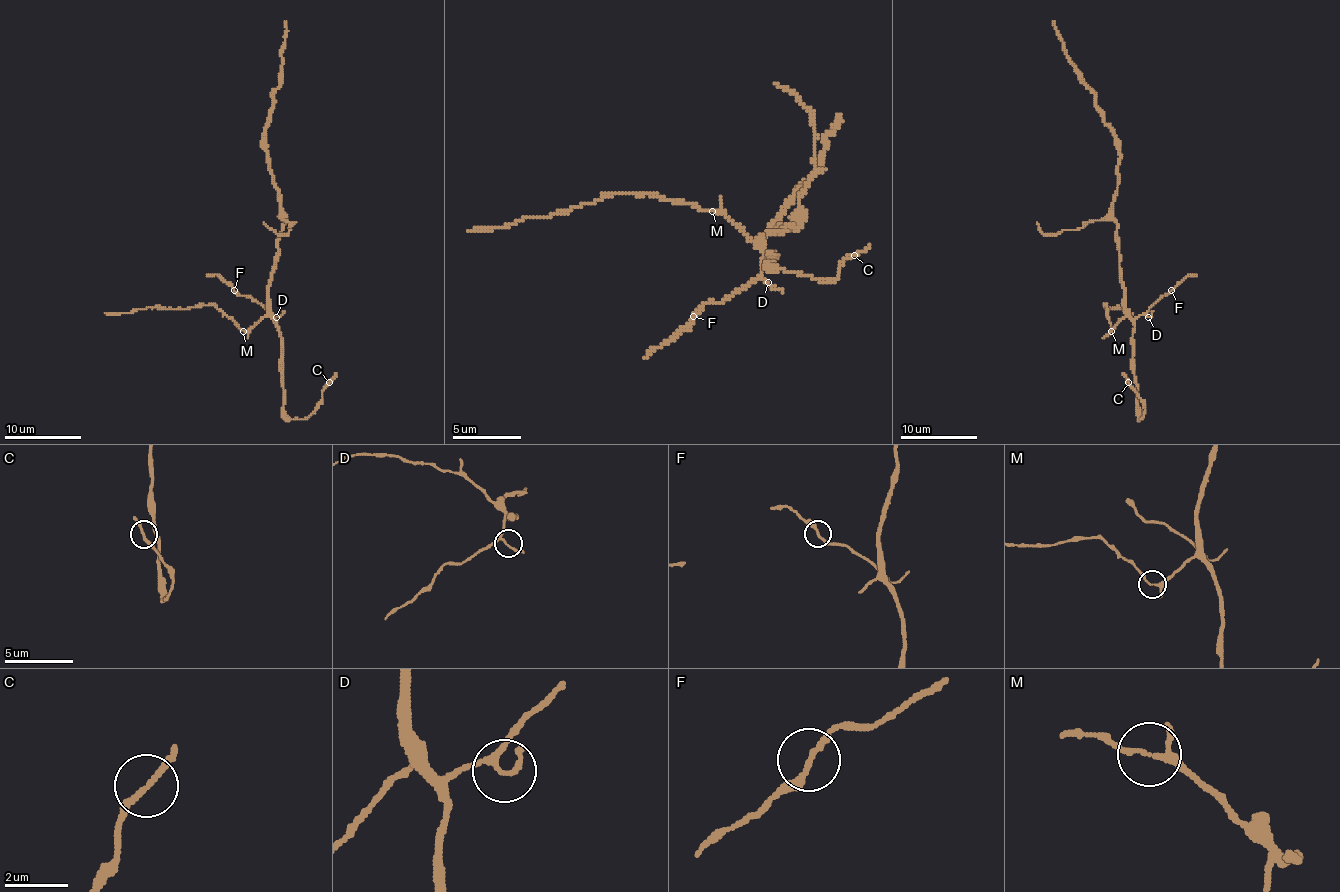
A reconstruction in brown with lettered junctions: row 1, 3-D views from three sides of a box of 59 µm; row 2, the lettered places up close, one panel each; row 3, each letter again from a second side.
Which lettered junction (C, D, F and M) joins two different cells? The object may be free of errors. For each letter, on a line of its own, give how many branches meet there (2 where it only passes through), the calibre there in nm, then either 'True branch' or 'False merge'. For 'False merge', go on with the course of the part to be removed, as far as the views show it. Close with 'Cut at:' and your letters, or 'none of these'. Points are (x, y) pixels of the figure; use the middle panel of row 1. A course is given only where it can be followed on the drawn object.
C: Branches: 2. Thickness 160 nm. True branch
D: Branches: 3. Thickness 130 nm. True branch
F: Branches: 2. Thickness 160 nm. True branch
M: Branches: 3. Thickness 160 nm. True branch
Cut at: none of these

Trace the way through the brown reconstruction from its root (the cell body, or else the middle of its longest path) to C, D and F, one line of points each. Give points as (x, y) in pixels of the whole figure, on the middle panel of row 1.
C: (784, 231), (758, 238), (773, 258), (776, 255), (768, 262), (774, 268), (831, 282), (839, 265), (854, 255)
D: (784, 231), (774, 231), (759, 238), (758, 248), (764, 255), (761, 275), (768, 282)
F: (784, 231), (759, 238), (764, 265), (755, 279), (723, 303), (706, 303), (693, 316)

